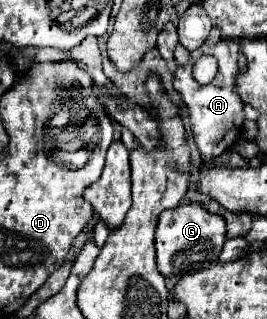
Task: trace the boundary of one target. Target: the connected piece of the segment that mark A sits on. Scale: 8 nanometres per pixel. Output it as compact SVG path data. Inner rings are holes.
M218 41L210 49L212 57L218 59L218 73L208 85L200 85L194 75L192 67L200 59L200 49L192 51L190 61L186 65L178 65L178 71L174 75L174 89L182 95L188 113L190 113L190 129L194 133L194 141L202 153L204 159L214 159L222 155L240 135L242 123L244 123L244 113L242 113L242 99L236 91L236 77L238 77L238 65L236 65L236 55L238 55L238 41Z

